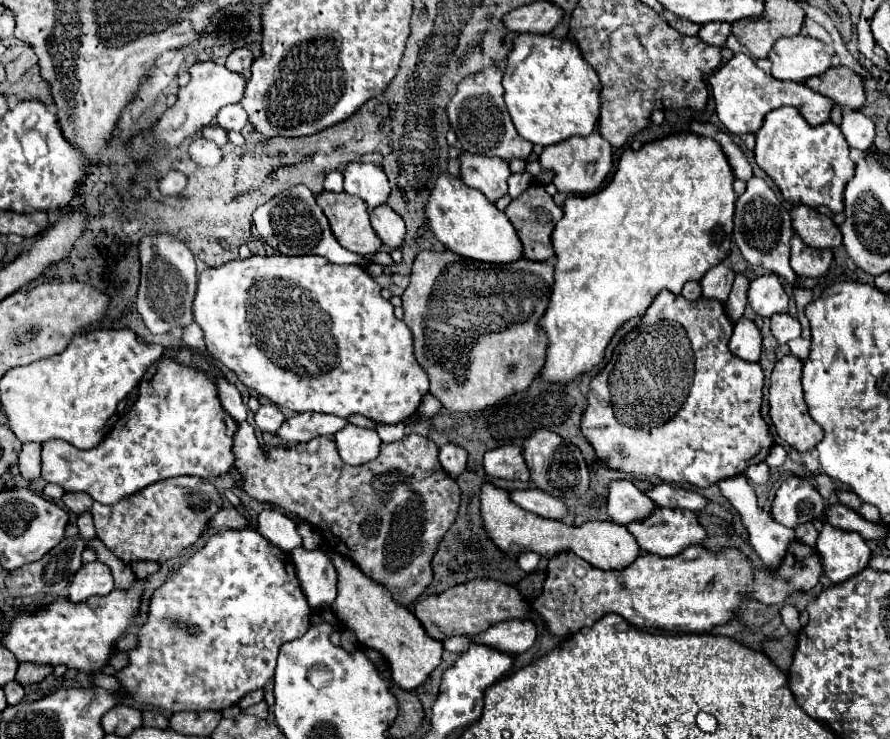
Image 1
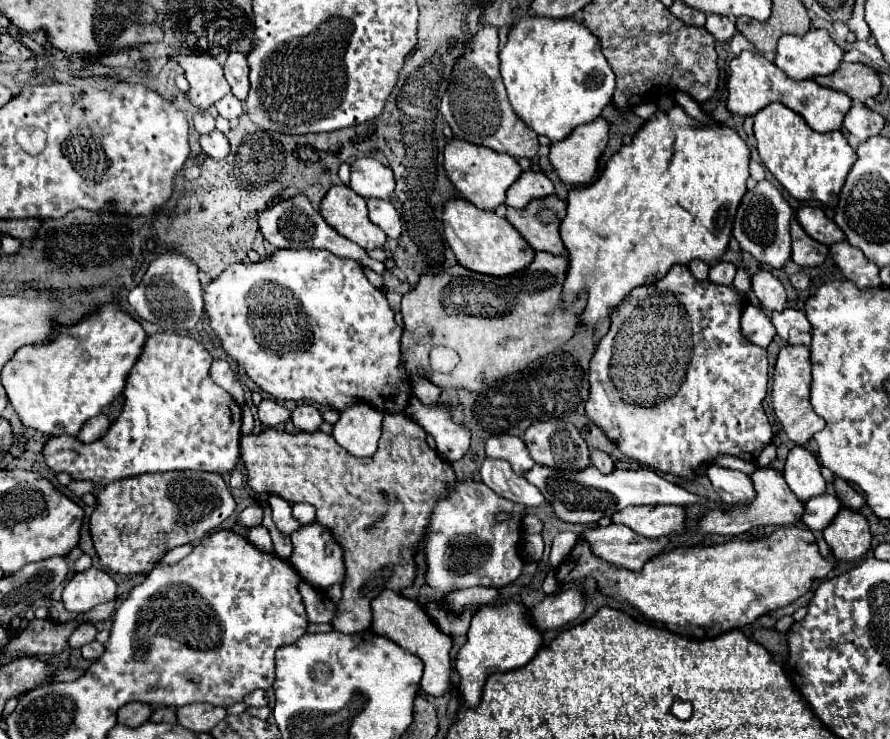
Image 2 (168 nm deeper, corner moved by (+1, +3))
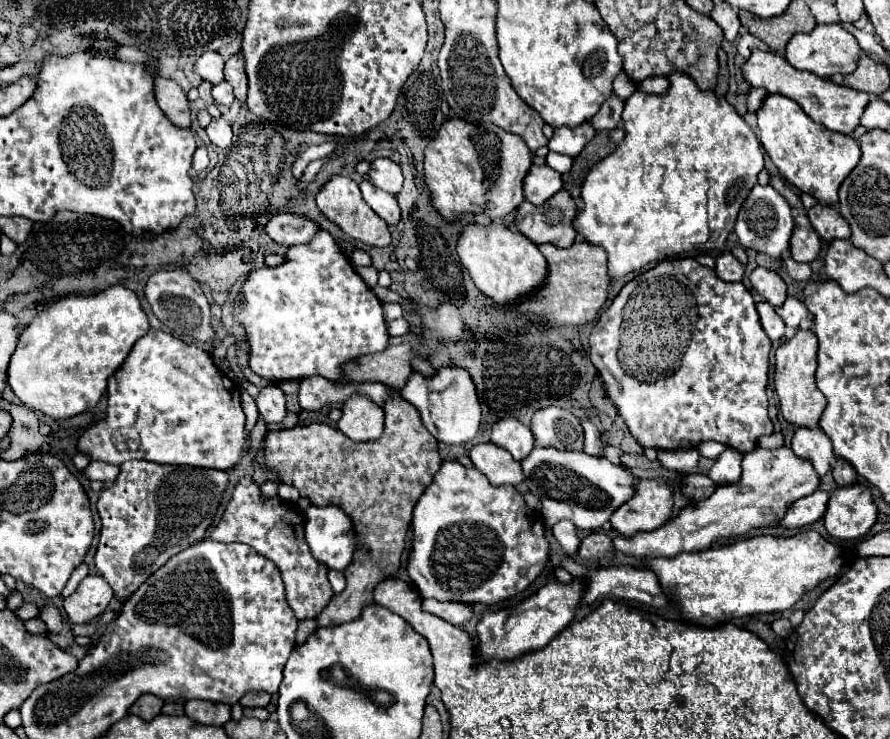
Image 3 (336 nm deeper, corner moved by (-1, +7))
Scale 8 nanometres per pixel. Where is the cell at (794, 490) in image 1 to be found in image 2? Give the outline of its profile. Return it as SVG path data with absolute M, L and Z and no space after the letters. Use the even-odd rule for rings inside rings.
M795 446L789 452L783 474L789 488L801 502L807 502L809 498L825 492L825 480L821 476L819 460L805 446Z

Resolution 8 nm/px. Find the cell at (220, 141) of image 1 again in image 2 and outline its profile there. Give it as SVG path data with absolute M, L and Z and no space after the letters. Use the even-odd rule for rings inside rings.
M205 110L205 112L197 112L193 116L193 126L199 134L209 134L215 130L215 118Z

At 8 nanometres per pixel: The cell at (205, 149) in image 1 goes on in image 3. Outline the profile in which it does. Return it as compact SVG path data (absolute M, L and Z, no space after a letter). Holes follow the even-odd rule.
M219 118L219 120L211 120L211 124L205 128L209 140L213 146L225 150L231 146L233 142L233 132L231 132L231 126L225 118Z

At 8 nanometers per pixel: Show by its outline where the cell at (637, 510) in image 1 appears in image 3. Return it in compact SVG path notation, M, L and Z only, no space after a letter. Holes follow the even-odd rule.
M583 420L581 422L583 430L585 430L585 452L587 454L593 454L593 456L603 456L603 442L601 442L601 434L599 430L589 422L589 420Z

